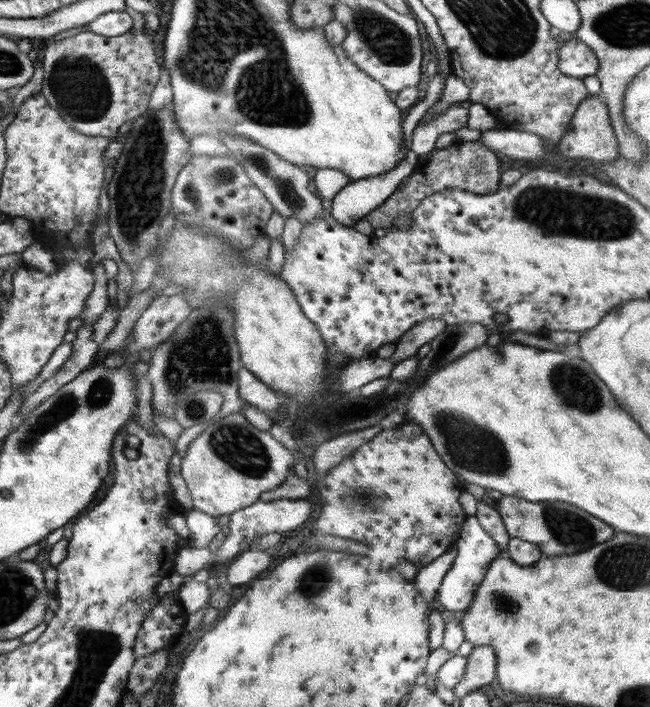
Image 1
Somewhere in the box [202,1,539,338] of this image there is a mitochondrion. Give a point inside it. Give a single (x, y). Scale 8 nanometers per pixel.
(389, 41)

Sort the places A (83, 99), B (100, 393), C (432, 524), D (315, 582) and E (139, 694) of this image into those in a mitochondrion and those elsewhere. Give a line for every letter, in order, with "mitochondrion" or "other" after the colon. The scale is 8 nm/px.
A: mitochondrion
B: mitochondrion
C: other
D: mitochondrion
E: other

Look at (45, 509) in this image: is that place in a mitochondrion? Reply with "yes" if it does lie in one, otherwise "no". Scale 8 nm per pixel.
no

